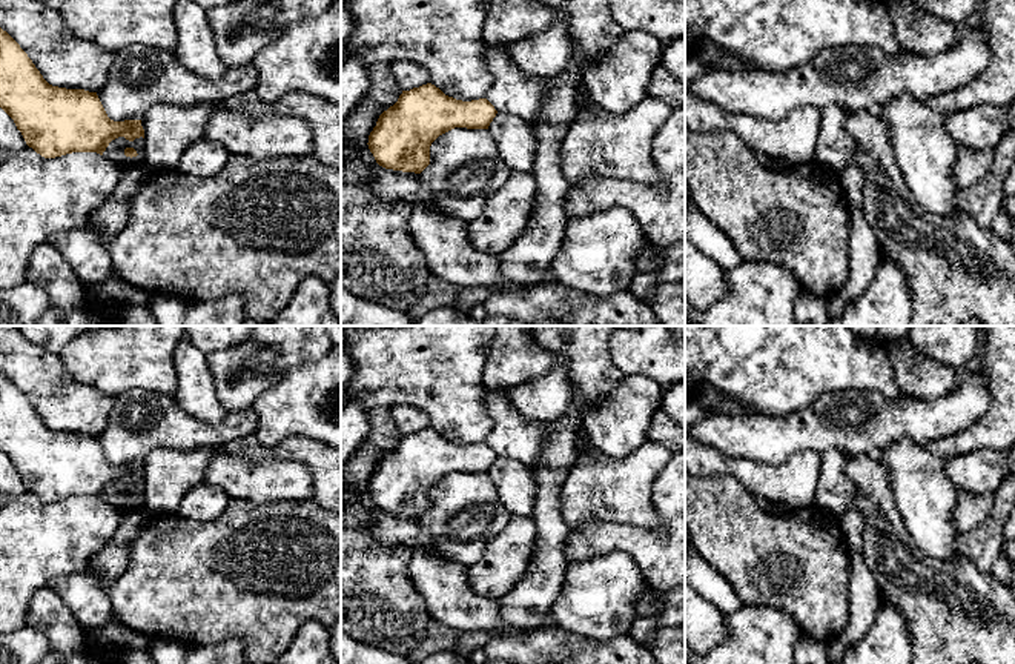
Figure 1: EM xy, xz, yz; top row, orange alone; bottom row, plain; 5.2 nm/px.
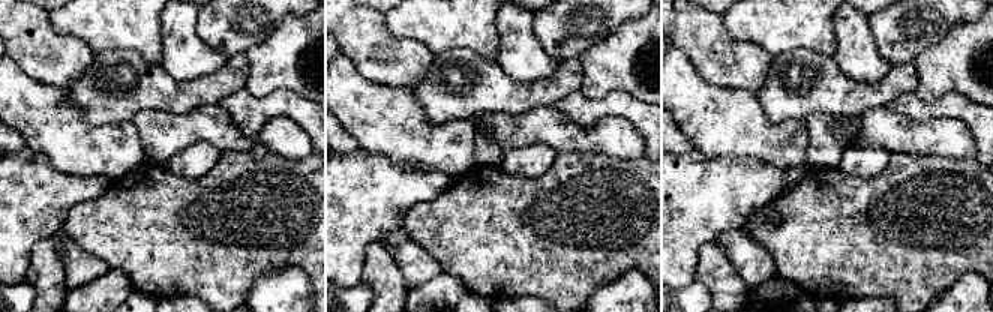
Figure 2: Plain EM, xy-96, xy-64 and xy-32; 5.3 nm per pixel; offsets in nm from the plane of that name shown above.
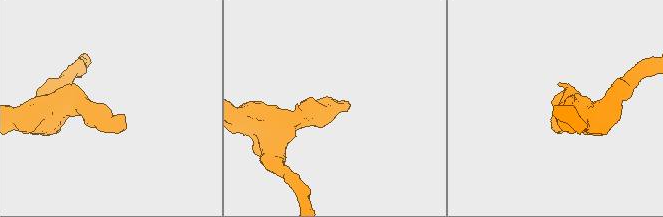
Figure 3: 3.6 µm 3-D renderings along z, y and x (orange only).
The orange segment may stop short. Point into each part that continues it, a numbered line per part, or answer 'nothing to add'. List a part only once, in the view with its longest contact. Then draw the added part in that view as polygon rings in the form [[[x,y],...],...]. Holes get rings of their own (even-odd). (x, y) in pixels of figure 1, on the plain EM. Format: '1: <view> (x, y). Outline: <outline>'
nothing to add

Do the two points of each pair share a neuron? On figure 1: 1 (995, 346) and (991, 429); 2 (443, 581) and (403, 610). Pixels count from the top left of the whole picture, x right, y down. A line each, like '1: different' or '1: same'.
1: same
2: different

